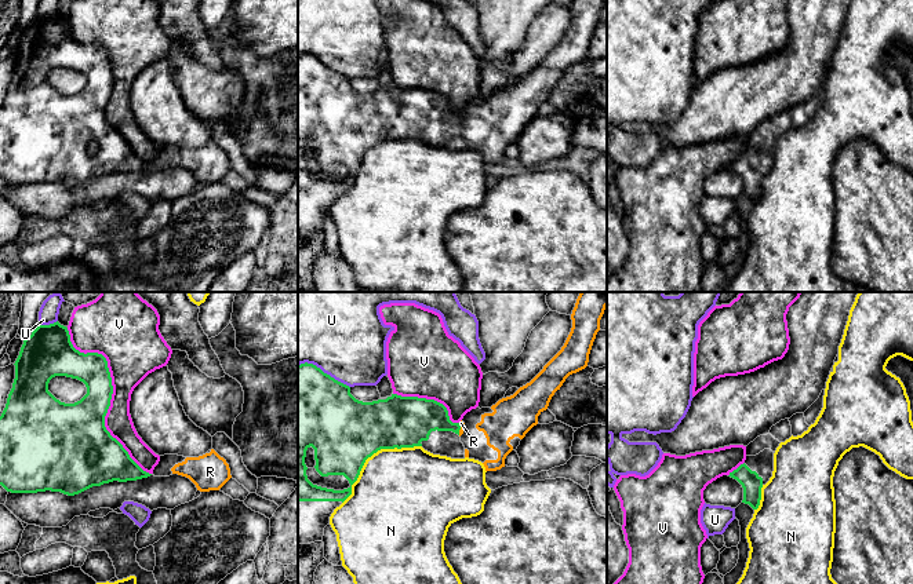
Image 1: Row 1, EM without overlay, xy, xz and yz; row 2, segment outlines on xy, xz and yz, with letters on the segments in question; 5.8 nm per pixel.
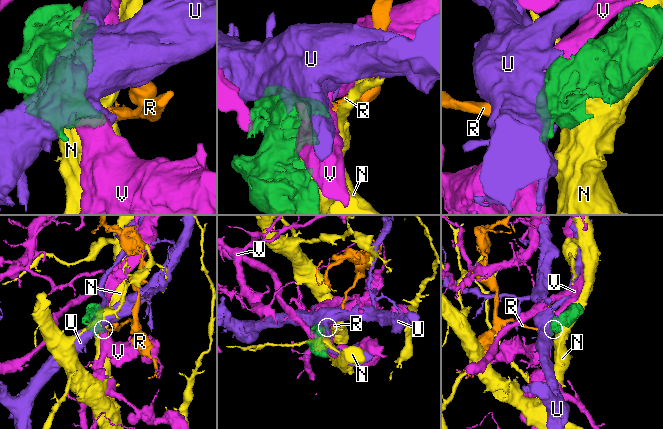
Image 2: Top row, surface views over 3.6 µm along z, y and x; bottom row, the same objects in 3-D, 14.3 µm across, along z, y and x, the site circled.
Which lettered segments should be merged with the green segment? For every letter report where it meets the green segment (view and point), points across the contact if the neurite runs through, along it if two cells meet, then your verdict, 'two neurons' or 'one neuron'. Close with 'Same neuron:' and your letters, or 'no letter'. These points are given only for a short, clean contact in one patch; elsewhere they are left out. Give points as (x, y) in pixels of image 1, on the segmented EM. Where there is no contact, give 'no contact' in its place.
N: contact xz (371, 455); two neurons
R: contact xz (459, 429); way xz (418, 418), (436, 418), (459, 429), (461, 423); one neuron
U: contact xz (323, 372); two neurons
V: contact xy (112, 393); two neurons
Same neuron: R

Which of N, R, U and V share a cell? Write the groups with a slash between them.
N / R / U / V

